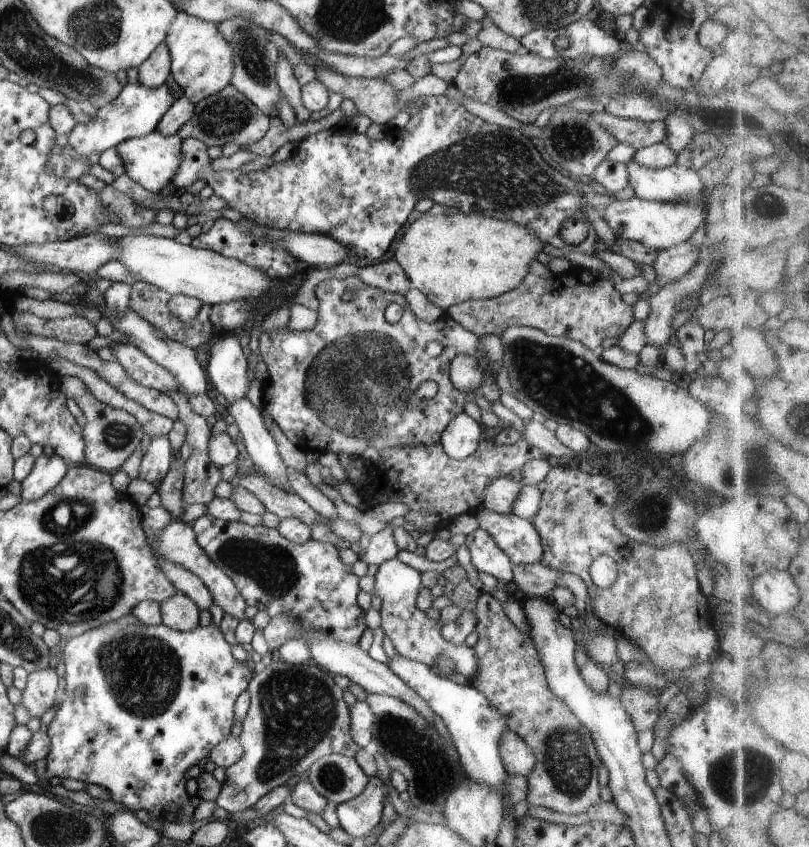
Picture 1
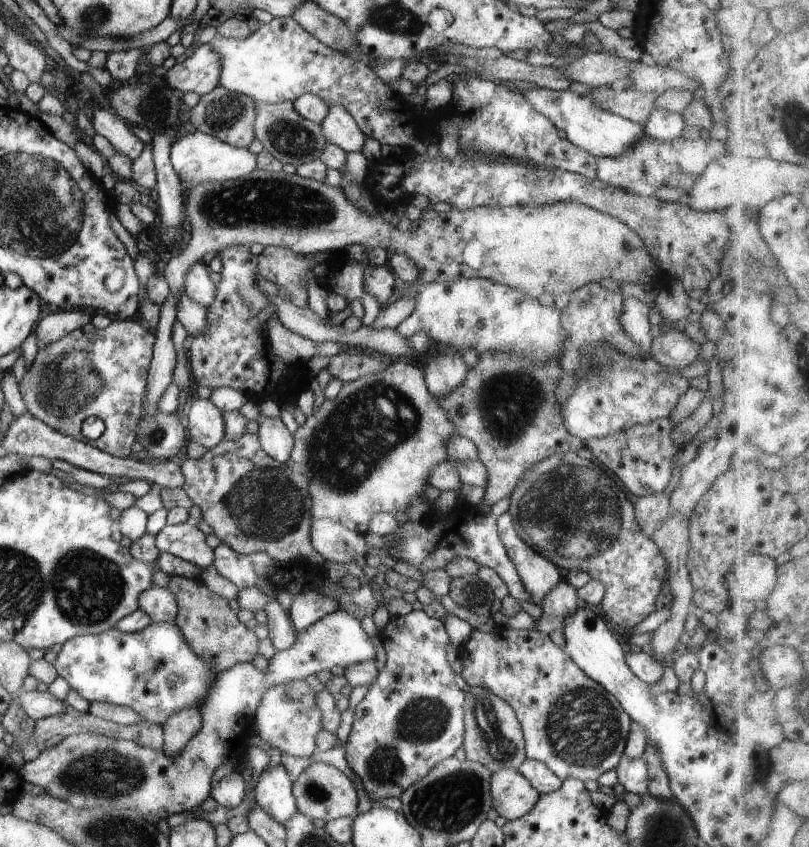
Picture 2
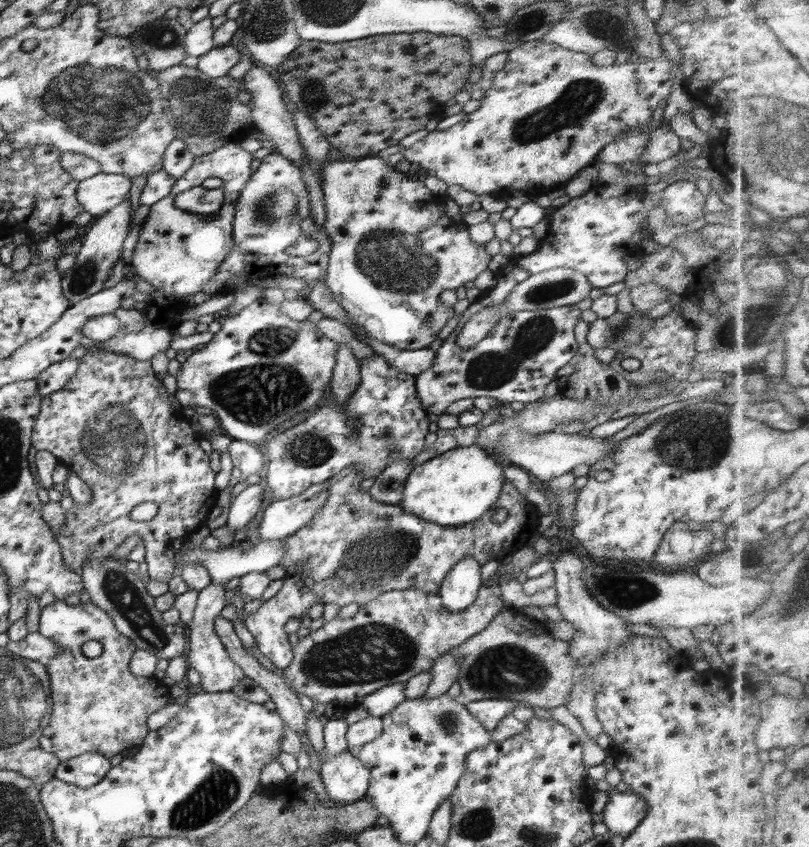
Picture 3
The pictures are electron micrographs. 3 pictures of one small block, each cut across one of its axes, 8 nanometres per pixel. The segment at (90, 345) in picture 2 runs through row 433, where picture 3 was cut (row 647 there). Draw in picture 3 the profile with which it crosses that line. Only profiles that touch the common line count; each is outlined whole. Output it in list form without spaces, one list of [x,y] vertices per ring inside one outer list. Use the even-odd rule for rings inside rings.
[[[56,599],[40,610],[37,631],[62,648],[62,652],[45,664],[52,704],[48,727],[44,728],[40,736],[42,750],[54,754],[64,762],[88,752],[102,754],[110,760],[126,748],[141,746],[150,732],[146,723],[148,717],[173,702],[173,684],[169,681],[159,682],[152,676],[137,677],[131,674],[128,664],[137,649],[136,645],[130,638],[120,634],[110,615],[90,600],[88,603],[80,601],[79,605],[70,605],[64,599]],[[87,640],[102,643],[103,651],[100,656],[90,658],[82,653],[82,646]]]

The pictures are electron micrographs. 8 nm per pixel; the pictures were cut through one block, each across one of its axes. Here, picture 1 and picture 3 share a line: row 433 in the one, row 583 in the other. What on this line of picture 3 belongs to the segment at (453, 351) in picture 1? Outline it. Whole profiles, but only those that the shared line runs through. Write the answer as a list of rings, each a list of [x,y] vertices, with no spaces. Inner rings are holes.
[[[358,466],[345,468],[338,476],[329,479],[327,484],[330,495],[322,505],[322,509],[312,517],[310,523],[286,537],[284,557],[280,559],[280,568],[286,572],[282,578],[284,585],[274,598],[264,600],[256,612],[246,615],[243,621],[253,634],[258,651],[268,657],[278,669],[288,668],[293,661],[293,648],[284,628],[286,622],[294,618],[304,618],[314,604],[338,604],[341,607],[359,604],[362,607],[376,600],[382,592],[390,590],[414,589],[425,594],[436,594],[450,568],[456,562],[460,562],[460,558],[472,556],[481,565],[490,560],[502,562],[507,556],[528,546],[530,538],[541,531],[538,527],[541,512],[513,486],[510,480],[505,480],[503,483],[496,506],[506,509],[507,517],[504,522],[493,522],[494,509],[492,509],[476,521],[462,526],[442,526],[414,516],[398,505],[378,503],[370,496],[370,492],[361,489],[361,481]]]

